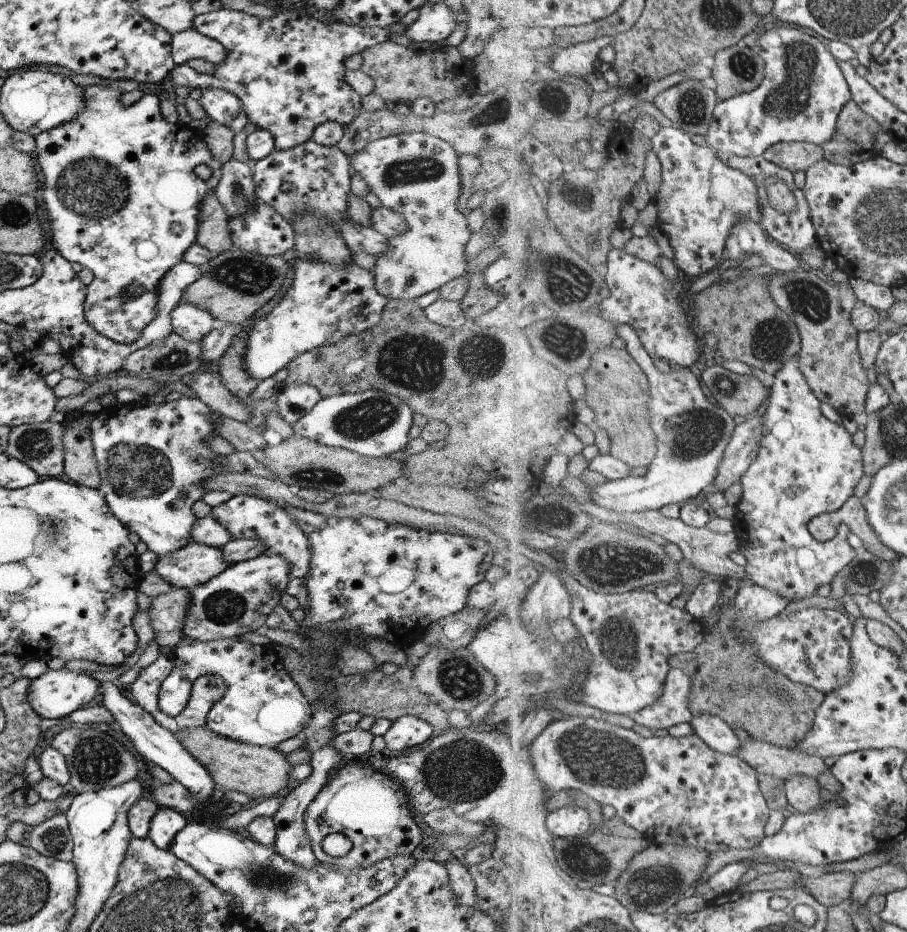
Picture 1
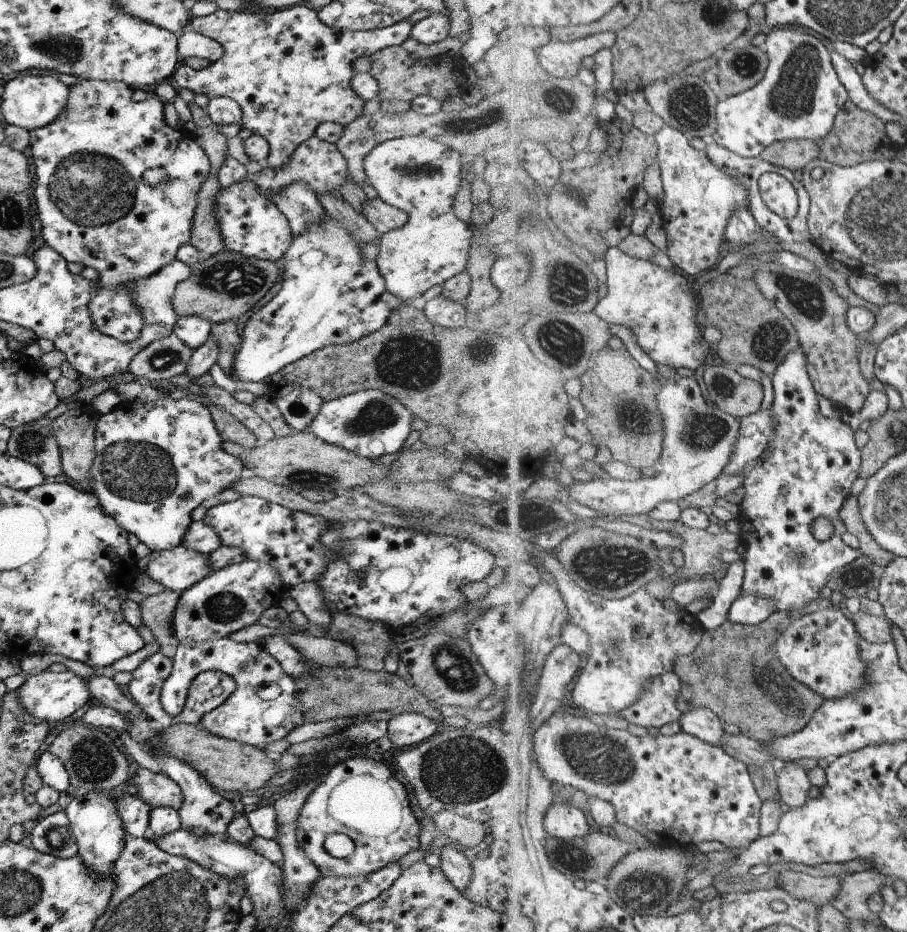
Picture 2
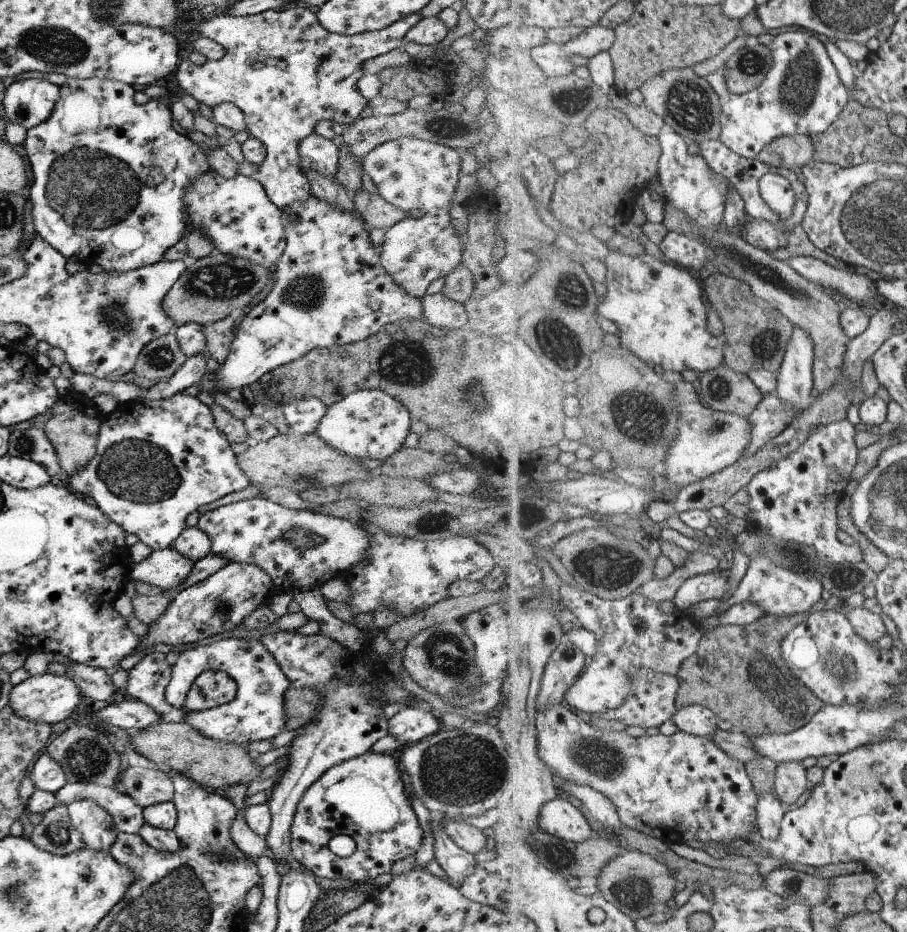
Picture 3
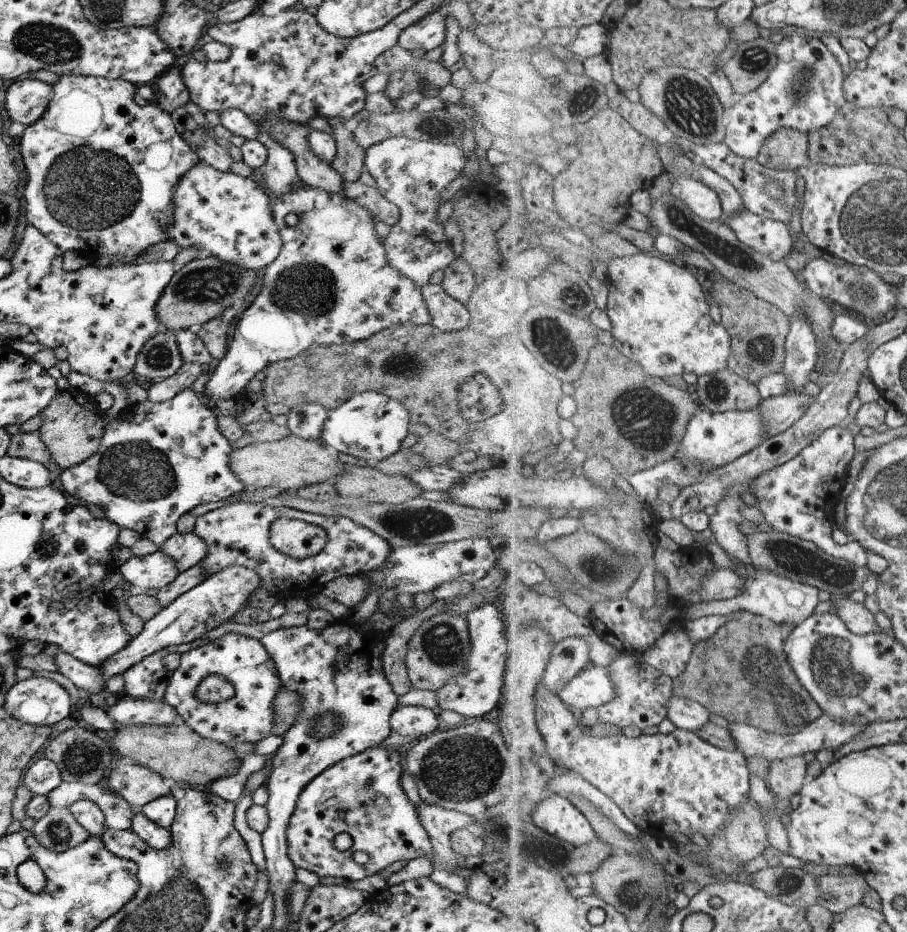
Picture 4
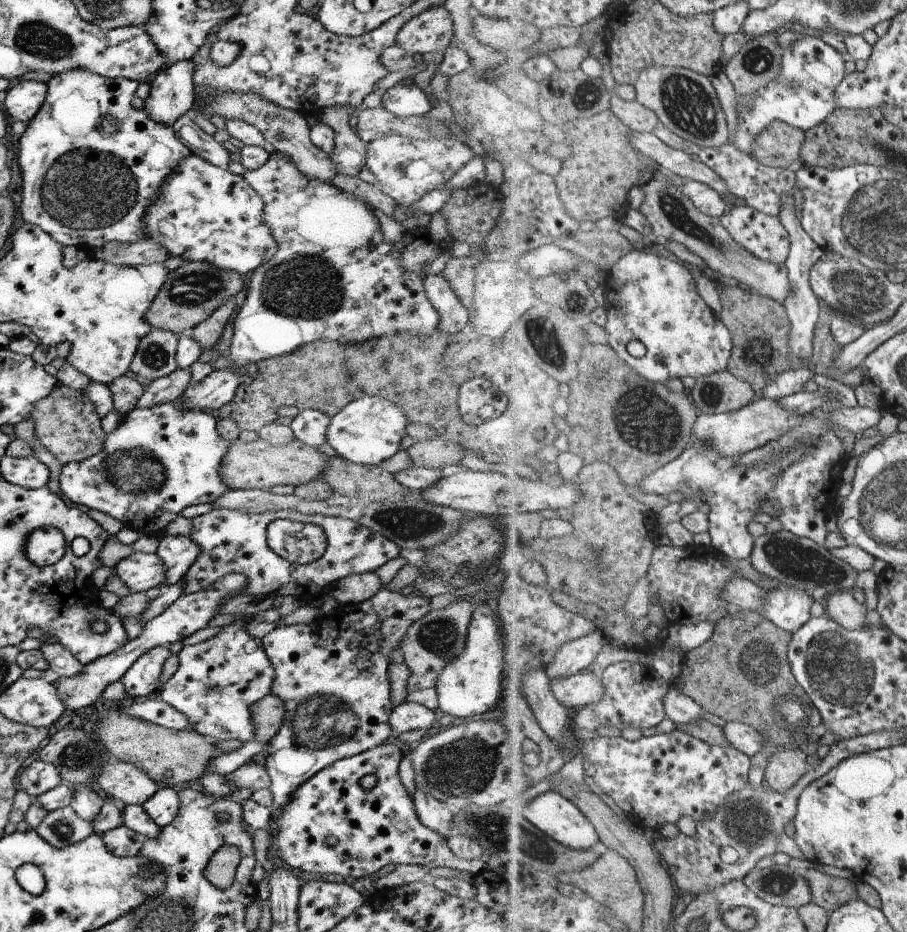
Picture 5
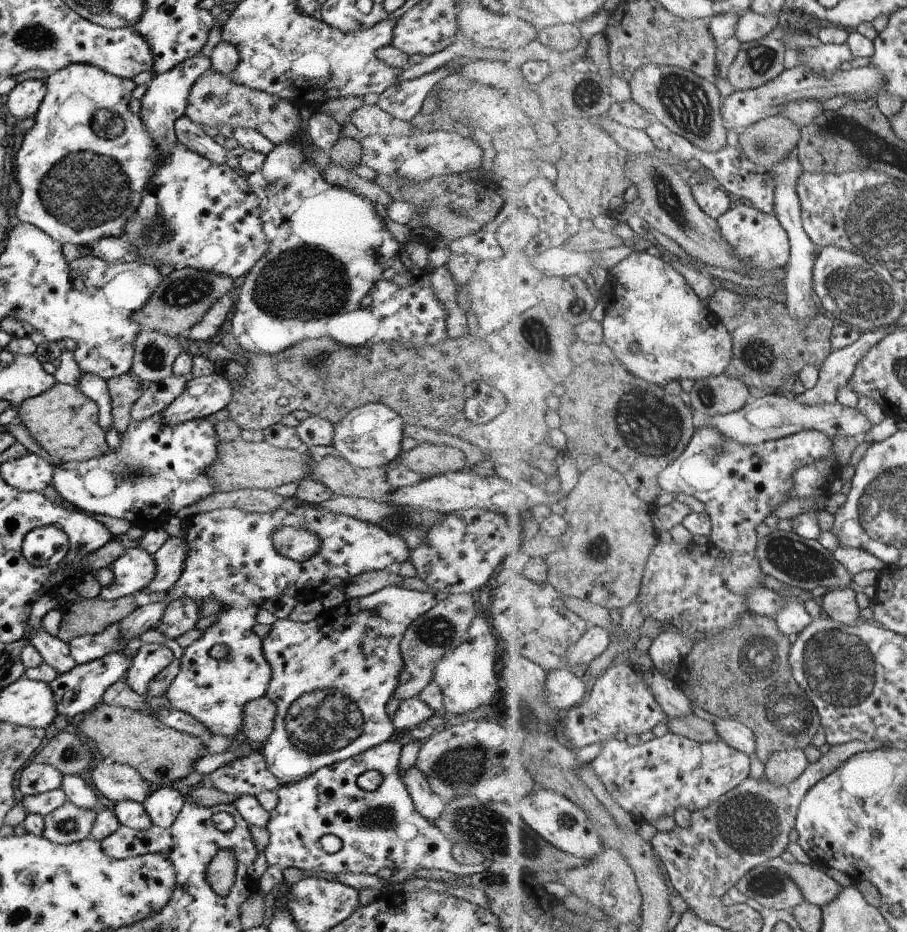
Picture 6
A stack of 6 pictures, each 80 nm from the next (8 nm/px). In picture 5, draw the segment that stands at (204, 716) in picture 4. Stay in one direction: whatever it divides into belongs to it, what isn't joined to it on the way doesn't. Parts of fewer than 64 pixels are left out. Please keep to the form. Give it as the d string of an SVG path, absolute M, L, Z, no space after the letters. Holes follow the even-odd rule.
M241 621L221 625L211 638L183 647L178 653L178 669L159 690L160 699L185 716L191 729L203 736L213 736L215 742L253 740L248 708L270 694L272 664L260 639L249 636L244 626Z

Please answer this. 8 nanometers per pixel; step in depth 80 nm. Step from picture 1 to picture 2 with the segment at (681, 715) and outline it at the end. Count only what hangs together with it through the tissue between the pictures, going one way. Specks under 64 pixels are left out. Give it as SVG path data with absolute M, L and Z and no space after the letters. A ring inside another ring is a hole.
M668 672L651 682L649 691L638 702L615 714L631 724L647 728L661 728L673 720L679 722L683 714L677 708L681 680L675 672Z

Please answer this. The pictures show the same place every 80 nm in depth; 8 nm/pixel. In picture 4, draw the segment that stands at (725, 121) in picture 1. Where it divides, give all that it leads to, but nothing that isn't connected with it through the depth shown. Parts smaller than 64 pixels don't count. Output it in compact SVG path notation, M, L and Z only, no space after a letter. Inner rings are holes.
M797 33L787 35L777 44L776 53L780 63L772 75L756 91L737 97L736 104L728 112L725 143L745 158L757 159L768 136L781 127L804 133L821 130L833 122L839 110L848 102L844 93L844 68L822 39Z

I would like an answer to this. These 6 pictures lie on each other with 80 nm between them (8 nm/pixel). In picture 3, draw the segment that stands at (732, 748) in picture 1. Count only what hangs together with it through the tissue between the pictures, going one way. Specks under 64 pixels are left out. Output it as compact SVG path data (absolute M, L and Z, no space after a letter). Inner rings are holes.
M701 705L680 707L673 715L673 720L679 730L711 740L717 730L717 715L715 712L711 712L709 708Z

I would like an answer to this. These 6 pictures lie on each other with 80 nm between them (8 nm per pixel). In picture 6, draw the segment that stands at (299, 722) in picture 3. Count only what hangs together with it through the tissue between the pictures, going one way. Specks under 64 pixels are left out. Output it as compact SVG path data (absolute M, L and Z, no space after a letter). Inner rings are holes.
M265 696L248 701L242 707L242 732L251 745L261 745L272 732L275 706Z

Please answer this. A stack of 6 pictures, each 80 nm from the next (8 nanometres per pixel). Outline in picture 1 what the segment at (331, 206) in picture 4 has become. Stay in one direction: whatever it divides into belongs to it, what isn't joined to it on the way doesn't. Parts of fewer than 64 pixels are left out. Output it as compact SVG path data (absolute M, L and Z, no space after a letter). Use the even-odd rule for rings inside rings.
M294 251L288 253L289 264L293 270L293 279L289 288L278 303L264 316L257 318L247 334L245 334L245 352L242 356L243 370L257 382L271 377L277 370L285 368L296 356L315 350L321 344L338 343L341 339L353 336L364 330L373 328L379 321L383 307L389 299L374 287L374 274L360 268L353 261L343 266L329 264L325 261L310 261L295 257Z

